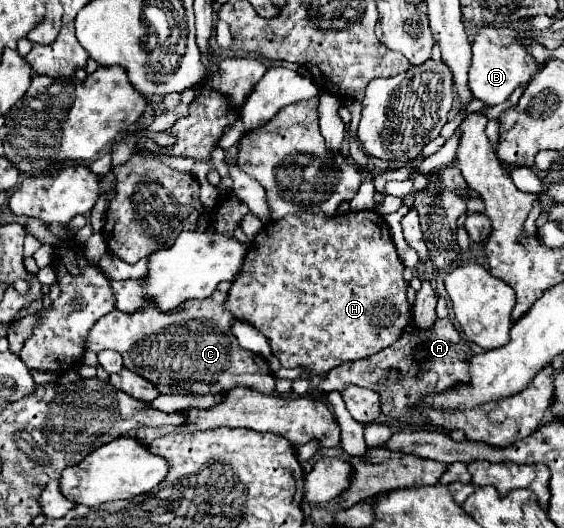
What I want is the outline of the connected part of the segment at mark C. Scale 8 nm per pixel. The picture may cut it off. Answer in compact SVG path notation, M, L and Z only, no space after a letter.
M216 290L203 300L187 300L168 314L156 312L152 306L134 314L115 308L92 326L84 348L96 354L106 348L120 352L126 368L160 388L186 390L198 396L218 392L226 394L232 388L244 386L262 394L274 394L274 376L270 366L262 356L238 348L236 338L230 332L234 316L224 304L226 294Z

